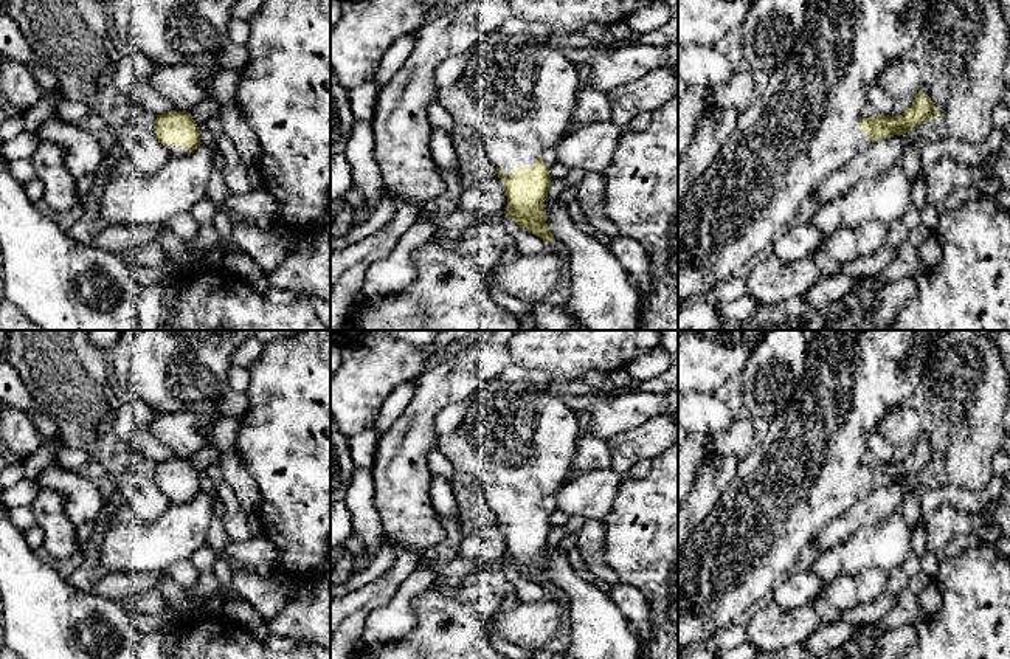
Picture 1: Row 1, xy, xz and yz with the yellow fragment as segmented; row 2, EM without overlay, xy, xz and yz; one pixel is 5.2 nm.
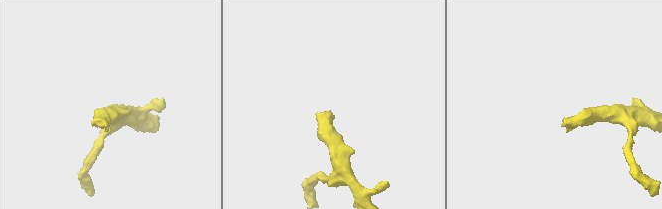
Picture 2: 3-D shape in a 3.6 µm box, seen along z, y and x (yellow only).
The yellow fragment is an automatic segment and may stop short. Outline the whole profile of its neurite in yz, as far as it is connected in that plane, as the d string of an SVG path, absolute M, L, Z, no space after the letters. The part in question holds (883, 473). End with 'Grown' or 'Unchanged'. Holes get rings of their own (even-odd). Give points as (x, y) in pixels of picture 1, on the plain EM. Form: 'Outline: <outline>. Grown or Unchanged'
Outline: M815 330L813 336L807 343L807 360L802 381L797 385L793 397L785 408L776 414L766 425L763 425L759 443L749 456L738 461L735 476L729 487L720 493L718 504L711 515L697 526L689 535L683 550L678 554L678 654L684 650L712 643L715 636L726 626L732 626L742 622L743 614L748 609L754 609L757 605L766 602L771 595L774 585L783 580L796 568L797 561L807 546L811 546L815 538L824 530L833 519L846 513L855 502L866 499L873 490L886 487L894 482L906 482L906 479L925 468L932 468L942 462L931 445L923 439L918 439L914 451L898 464L880 462L877 465L864 465L860 462L863 453L867 450L867 440L875 431L878 422L895 406L911 400L917 394L917 388L923 378L925 361L929 357L936 341L946 330Z. Grown

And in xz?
Outline: M495 378L483 385L472 397L470 405L459 428L438 439L438 450L458 470L476 479L486 492L486 498L501 526L507 544L507 564L520 575L531 577L545 591L555 585L546 575L545 547L551 533L549 513L540 505L541 499L555 495L568 481L571 481L571 462L582 436L582 416L565 405L559 395L548 386L504 381Z. Grown

